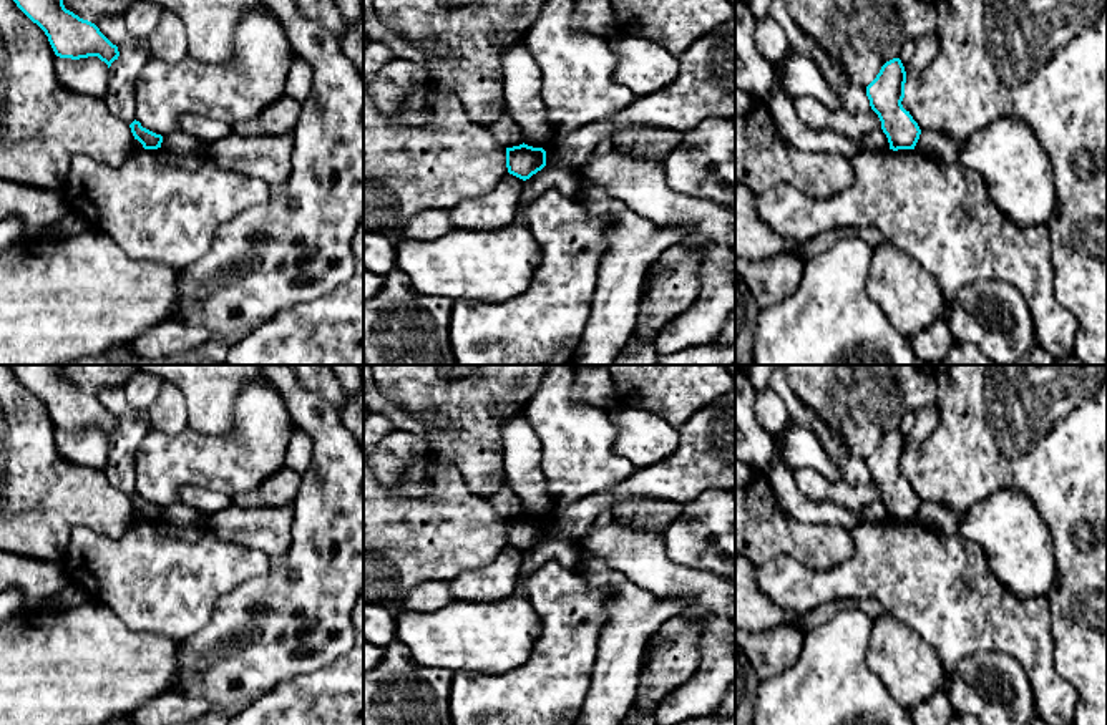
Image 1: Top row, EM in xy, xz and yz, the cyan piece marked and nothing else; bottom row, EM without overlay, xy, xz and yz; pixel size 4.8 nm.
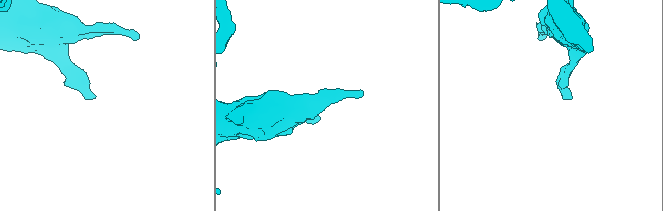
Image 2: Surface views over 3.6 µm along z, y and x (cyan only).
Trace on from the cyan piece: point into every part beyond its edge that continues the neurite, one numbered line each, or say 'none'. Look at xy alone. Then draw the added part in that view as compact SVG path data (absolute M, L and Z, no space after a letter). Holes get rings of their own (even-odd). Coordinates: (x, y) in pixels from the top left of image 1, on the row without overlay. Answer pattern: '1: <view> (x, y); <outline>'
none

